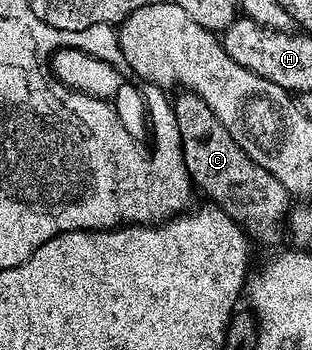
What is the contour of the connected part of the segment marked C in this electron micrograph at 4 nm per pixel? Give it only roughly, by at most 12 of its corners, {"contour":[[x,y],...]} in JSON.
{"contour":[[199,95],[173,100],[192,183],[274,243],[292,196]]}

